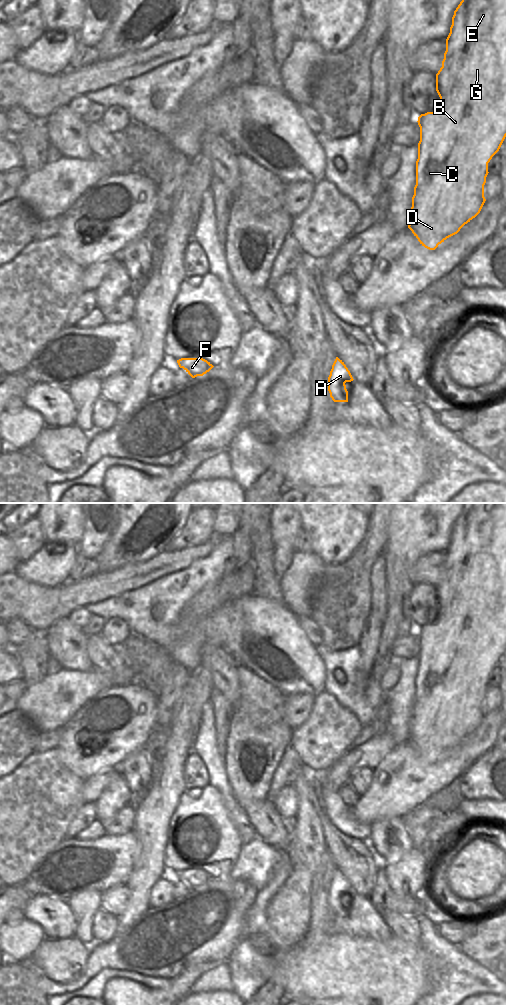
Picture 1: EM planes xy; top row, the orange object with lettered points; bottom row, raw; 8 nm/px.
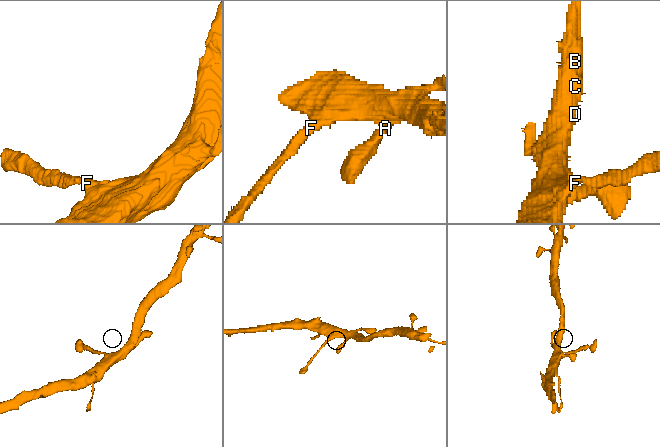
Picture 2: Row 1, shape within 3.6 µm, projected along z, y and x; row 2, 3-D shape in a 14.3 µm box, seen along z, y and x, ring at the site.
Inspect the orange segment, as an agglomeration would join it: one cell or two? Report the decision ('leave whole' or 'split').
leave whole

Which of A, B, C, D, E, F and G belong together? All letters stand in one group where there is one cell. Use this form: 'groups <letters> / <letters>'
groups A B C D E F G

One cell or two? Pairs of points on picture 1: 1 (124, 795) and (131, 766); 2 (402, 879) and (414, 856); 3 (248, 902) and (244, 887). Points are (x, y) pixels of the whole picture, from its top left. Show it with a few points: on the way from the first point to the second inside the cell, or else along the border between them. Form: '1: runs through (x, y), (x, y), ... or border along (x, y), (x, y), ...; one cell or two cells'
1: border along (118, 771), (132, 793); two cells
2: runs through (408, 873), (412, 869), (413, 862); one cell
3: runs through (245, 898), (244, 891); one cell

